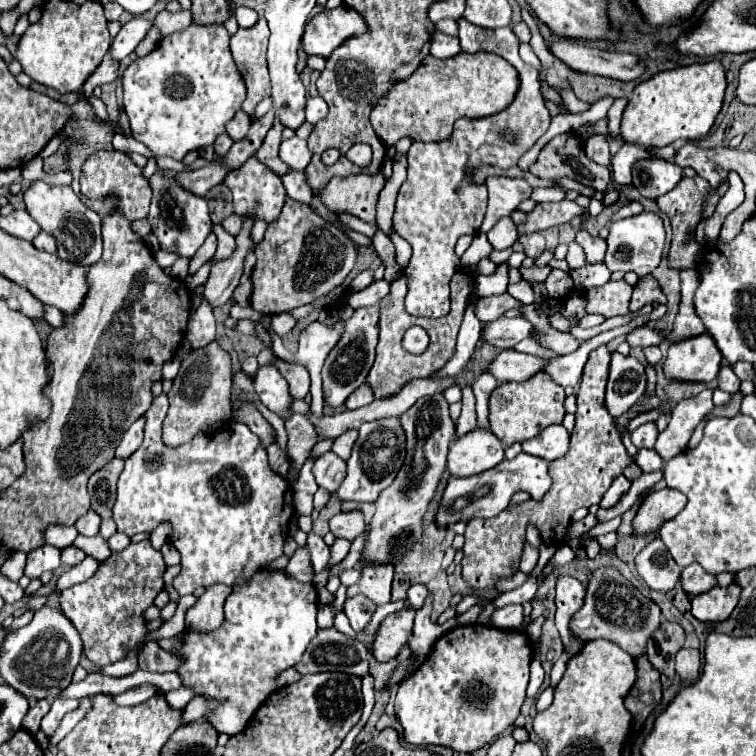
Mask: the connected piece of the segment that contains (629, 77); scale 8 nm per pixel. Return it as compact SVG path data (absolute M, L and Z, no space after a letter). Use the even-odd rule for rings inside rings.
M569 41L551 43L549 51L577 71L605 75L621 81L633 81L641 77L645 71L645 63L641 63L637 55L629 55L629 53L599 51L599 49L591 49L591 47L569 43Z

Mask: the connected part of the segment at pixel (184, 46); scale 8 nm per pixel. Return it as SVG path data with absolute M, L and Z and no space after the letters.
M189 25L183 31L167 35L147 55L133 61L123 73L123 109L129 115L131 135L157 157L173 157L181 161L189 151L213 145L217 135L225 133L225 125L241 109L247 87L237 71L231 51L229 33L223 25Z

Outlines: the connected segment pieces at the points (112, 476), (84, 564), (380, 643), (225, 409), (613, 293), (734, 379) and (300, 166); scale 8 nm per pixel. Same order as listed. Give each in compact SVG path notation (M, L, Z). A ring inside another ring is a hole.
M111 459L105 467L101 467L89 479L89 495L91 495L91 509L97 511L103 519L111 519L111 507L115 501L117 479L123 471L123 459Z
M87 555L79 565L71 567L67 573L63 573L63 575L59 577L59 581L57 581L57 589L61 591L61 589L67 589L67 587L71 587L71 585L83 583L85 579L89 579L89 577L95 573L99 564L100 562L97 561L97 559L93 559L93 557Z
M405 607L401 611L389 615L381 623L381 627L377 631L377 639L373 643L373 655L377 657L377 661L395 659L399 655L399 651L409 643L415 613L417 613L417 609L413 611L413 607Z
M217 341L207 347L193 349L181 363L179 375L173 379L173 387L167 393L169 411L163 421L163 441L169 447L183 445L191 441L199 431L219 429L221 423L233 417L231 409L231 357L225 349L219 347Z
M609 281L601 287L593 287L585 291L589 301L589 313L599 313L605 317L627 315L631 303L633 287L627 281Z
M725 365L725 367L719 371L719 389L735 395L735 393L739 391L739 385L741 385L741 379L735 375L733 367Z
M293 137L293 139L285 139L279 147L279 157L283 163L289 165L289 169L295 171L303 171L309 165L311 153L307 149L307 141Z

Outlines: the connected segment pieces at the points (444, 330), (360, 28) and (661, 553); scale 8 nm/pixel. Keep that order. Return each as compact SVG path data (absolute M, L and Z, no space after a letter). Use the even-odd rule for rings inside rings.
M457 269L457 273L451 277L451 313L447 317L441 317L441 319L425 319L425 317L415 317L415 315L405 313L405 295L407 295L405 273L391 283L389 295L385 295L379 301L381 317L379 317L377 359L375 359L375 365L371 367L369 377L367 377L369 385L375 391L375 397L389 397L389 395L397 393L397 389L401 389L401 385L405 385L413 377L429 377L435 371L439 371L441 367L445 367L445 363L455 353L457 333L459 333L459 327L461 327L461 321L463 321L463 315L465 315L467 299L473 293L473 289L475 289L475 275L469 269ZM411 325L419 325L419 327L427 329L427 333L431 335L431 343L421 357L407 355L407 351L403 351L403 347L401 347L401 337Z
M339 5L335 9L323 9L307 25L303 37L303 49L309 55L329 57L347 39L363 35L367 31L369 31L367 21L355 9L347 5Z
M657 535L637 557L635 567L641 579L655 591L671 591L681 575L681 569L673 561L671 553L665 549L665 543Z

